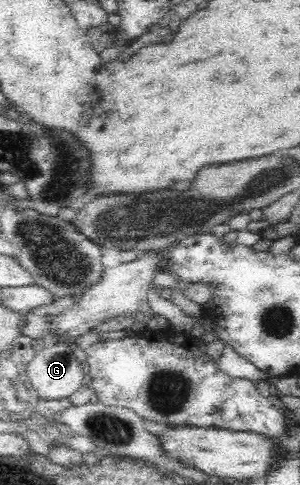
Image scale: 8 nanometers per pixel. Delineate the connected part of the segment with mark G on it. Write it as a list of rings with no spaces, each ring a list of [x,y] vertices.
[[[49,343],[45,348],[35,353],[26,366],[26,373],[29,376],[28,384],[36,390],[39,398],[62,399],[71,396],[83,385],[86,369],[85,364],[71,353],[69,345]]]

